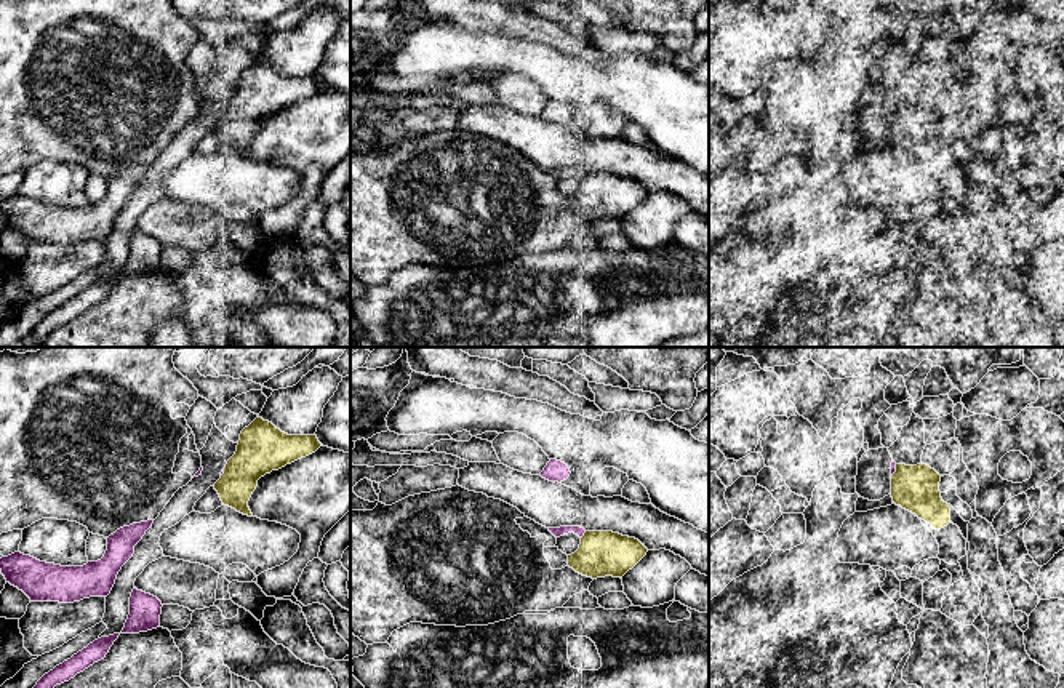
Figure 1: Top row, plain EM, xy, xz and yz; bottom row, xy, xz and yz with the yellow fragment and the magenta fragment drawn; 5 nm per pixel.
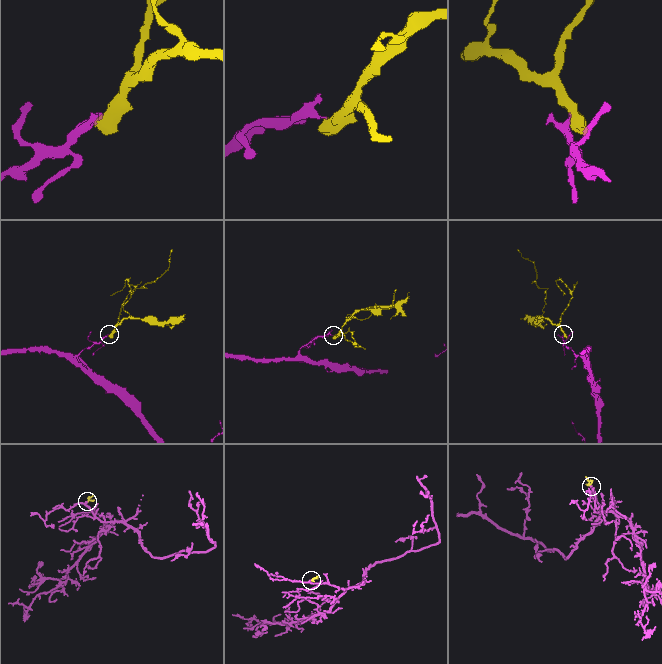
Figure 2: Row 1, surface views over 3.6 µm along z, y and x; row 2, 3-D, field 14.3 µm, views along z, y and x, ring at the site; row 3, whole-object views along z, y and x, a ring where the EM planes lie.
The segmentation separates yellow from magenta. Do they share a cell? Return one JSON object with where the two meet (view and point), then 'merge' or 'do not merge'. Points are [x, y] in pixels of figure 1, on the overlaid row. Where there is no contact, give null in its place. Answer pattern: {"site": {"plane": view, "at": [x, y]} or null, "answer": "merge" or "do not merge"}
{"site": {"plane": "xz", "at": [584, 535]}, "answer": "do not merge"}

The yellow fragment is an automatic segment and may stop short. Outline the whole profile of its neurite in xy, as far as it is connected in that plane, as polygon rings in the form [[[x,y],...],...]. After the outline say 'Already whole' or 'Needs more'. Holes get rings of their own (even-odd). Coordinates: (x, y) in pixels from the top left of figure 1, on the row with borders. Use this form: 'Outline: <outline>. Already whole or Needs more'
Outline: [[[256,418],[240,434],[235,454],[213,485],[224,506],[253,517],[248,501],[258,480],[301,458],[315,453],[322,443],[317,435],[288,435],[272,422]]]. Already whole

